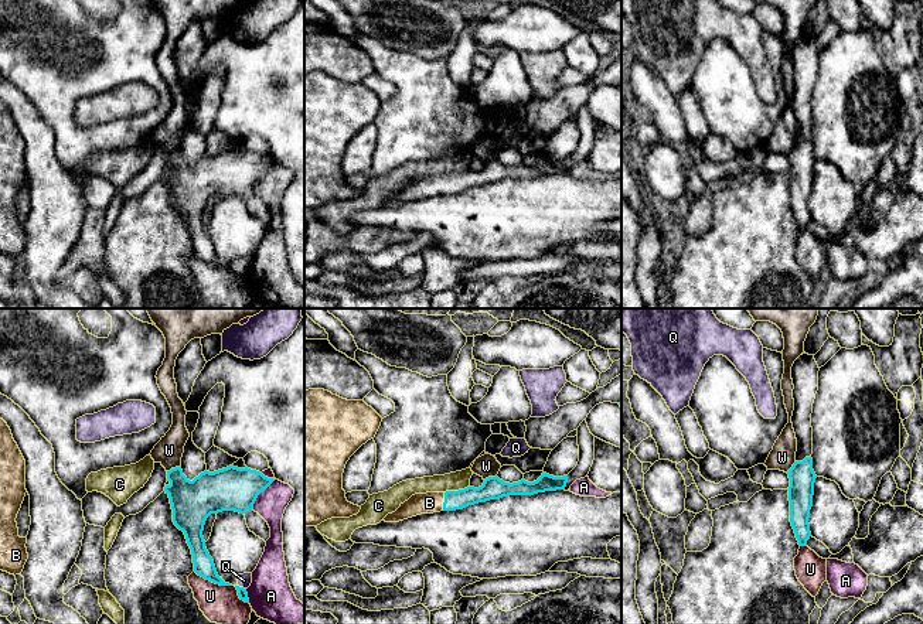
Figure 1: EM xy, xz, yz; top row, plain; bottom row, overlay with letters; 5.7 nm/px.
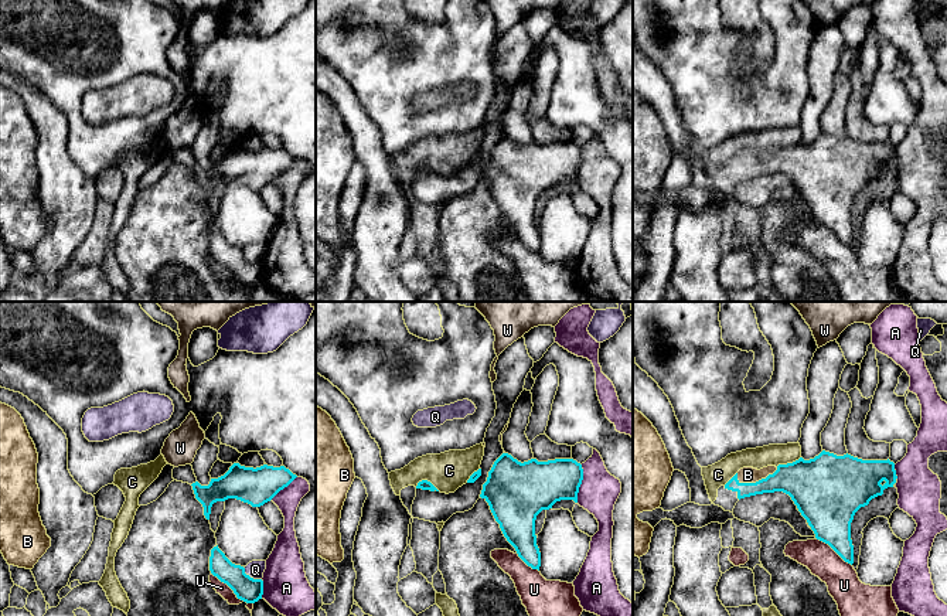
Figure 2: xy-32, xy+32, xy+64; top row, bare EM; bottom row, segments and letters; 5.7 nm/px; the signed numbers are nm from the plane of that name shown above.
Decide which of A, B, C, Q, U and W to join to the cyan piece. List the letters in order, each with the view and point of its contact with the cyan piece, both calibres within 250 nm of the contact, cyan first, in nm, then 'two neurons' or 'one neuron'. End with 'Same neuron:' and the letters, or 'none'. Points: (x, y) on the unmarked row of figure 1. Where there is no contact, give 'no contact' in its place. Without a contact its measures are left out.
A: contact xy (261, 174); calibres 240 and 170 nm; two neurons
B: contact xz (445, 184); calibres 110 and 120 nm; one neuron
C: contact xz (456, 174); calibres 130 and 110 nm; two neurons
Q: contact xy (242, 270); calibres 50 and 80 nm; two neurons
U: contact xy (213, 265); calibres 120 and 220 nm; two neurons
W: contact xy (173, 152); calibres 240 and 160 nm; two neurons
Same neuron: B

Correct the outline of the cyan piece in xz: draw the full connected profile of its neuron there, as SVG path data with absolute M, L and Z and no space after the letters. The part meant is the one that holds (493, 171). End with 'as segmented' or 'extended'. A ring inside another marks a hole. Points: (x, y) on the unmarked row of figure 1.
M542 156L534 166L528 166L522 161L518 166L510 167L497 158L488 160L478 171L467 170L459 174L415 177L382 204L399 205L420 197L463 192L469 188L500 183L508 178L534 178L545 174L565 173L566 166L568 158L554 160L546 156Z; extended

